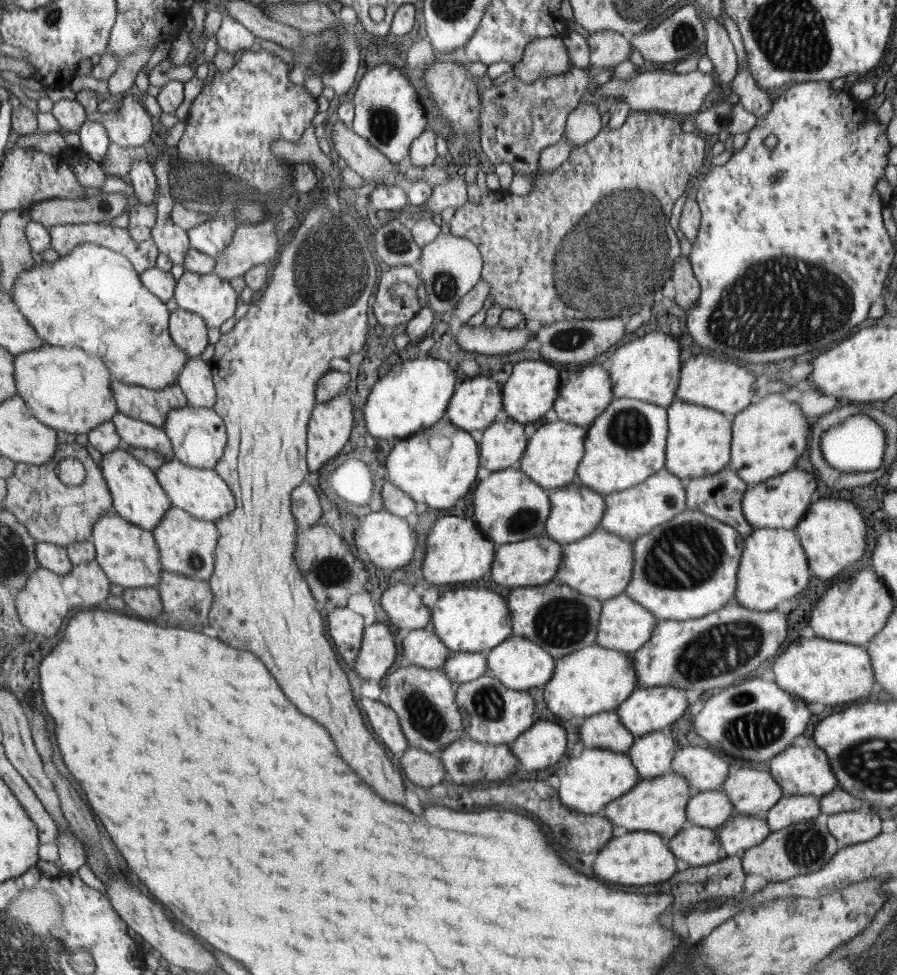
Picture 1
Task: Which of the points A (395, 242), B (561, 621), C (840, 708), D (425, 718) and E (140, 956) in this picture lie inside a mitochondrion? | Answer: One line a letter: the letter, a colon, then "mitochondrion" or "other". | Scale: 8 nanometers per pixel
A: mitochondrion
B: mitochondrion
C: other
D: mitochondrion
E: other

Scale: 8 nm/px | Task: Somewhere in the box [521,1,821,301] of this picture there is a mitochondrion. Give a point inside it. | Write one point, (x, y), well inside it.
(684, 35)

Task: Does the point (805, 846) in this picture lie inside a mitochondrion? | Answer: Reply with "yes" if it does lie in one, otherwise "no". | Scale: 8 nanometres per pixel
yes

